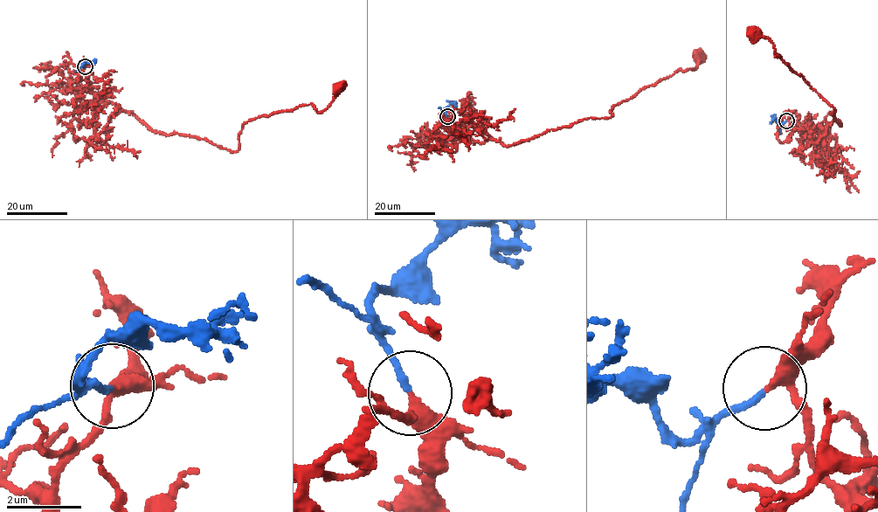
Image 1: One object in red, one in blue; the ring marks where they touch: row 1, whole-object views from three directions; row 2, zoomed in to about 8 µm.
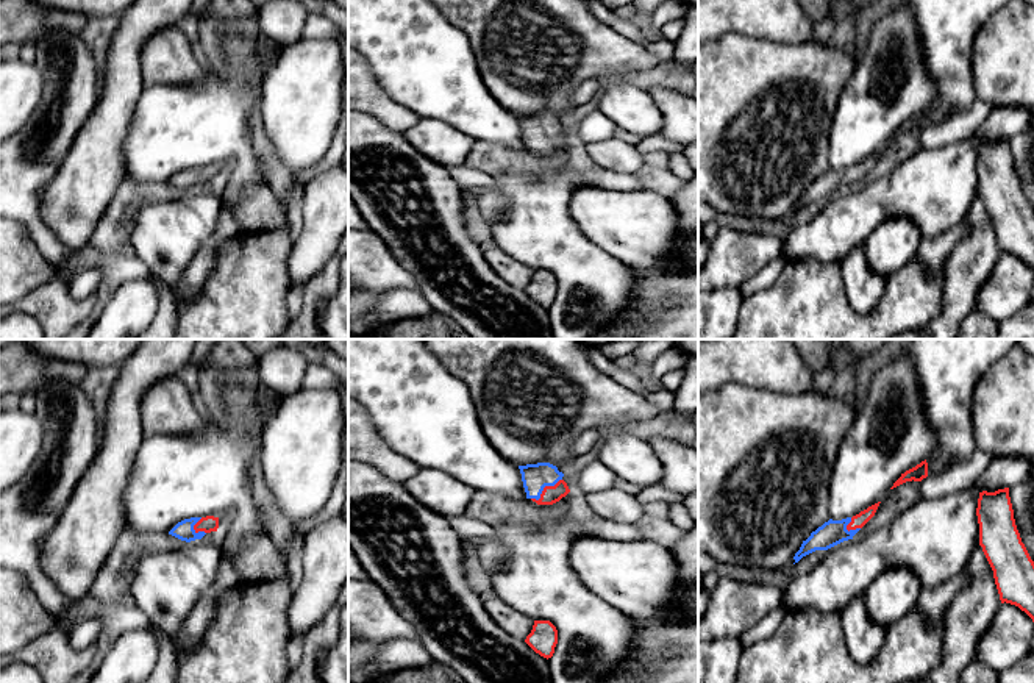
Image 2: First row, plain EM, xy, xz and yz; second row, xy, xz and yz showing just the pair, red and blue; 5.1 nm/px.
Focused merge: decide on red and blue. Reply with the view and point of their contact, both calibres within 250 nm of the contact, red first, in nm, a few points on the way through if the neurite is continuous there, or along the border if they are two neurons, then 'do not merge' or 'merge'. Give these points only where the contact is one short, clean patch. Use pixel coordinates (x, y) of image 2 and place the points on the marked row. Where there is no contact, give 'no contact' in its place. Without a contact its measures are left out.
meets red in xz at (544, 488); 90 nm thick on the red side, 140 nm on the other; runs through xz (550, 494), (544, 488), (534, 477); merge

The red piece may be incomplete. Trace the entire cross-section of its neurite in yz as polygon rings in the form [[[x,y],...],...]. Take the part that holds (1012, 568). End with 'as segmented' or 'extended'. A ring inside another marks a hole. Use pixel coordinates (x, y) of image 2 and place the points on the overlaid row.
[[[1009,488],[979,492],[979,545],[993,570],[1001,603],[1025,611],[1034,622],[1034,561],[1015,525]]]; as segmented

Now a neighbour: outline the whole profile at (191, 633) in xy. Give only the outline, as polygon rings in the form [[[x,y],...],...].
[[[222,552],[217,577],[195,602],[194,610],[183,620],[180,630],[170,636],[173,653],[186,656],[203,641],[206,630],[214,624],[219,599],[233,586],[242,583],[237,567],[228,552]]]

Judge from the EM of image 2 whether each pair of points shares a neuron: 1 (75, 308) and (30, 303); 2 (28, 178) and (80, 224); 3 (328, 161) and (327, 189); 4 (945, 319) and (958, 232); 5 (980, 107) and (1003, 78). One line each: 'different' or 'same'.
1: same
2: different
3: different
4: different
5: different

